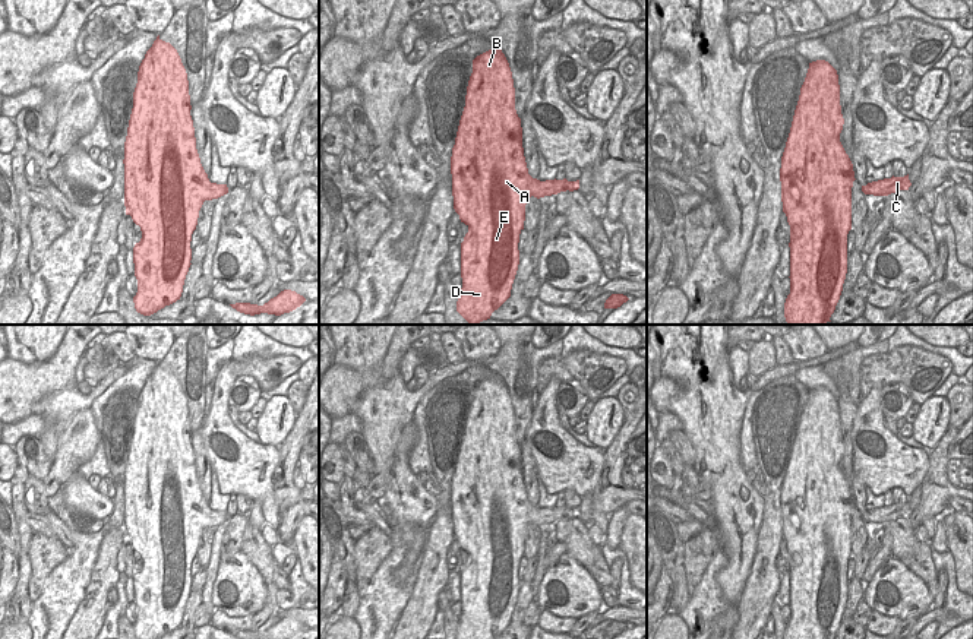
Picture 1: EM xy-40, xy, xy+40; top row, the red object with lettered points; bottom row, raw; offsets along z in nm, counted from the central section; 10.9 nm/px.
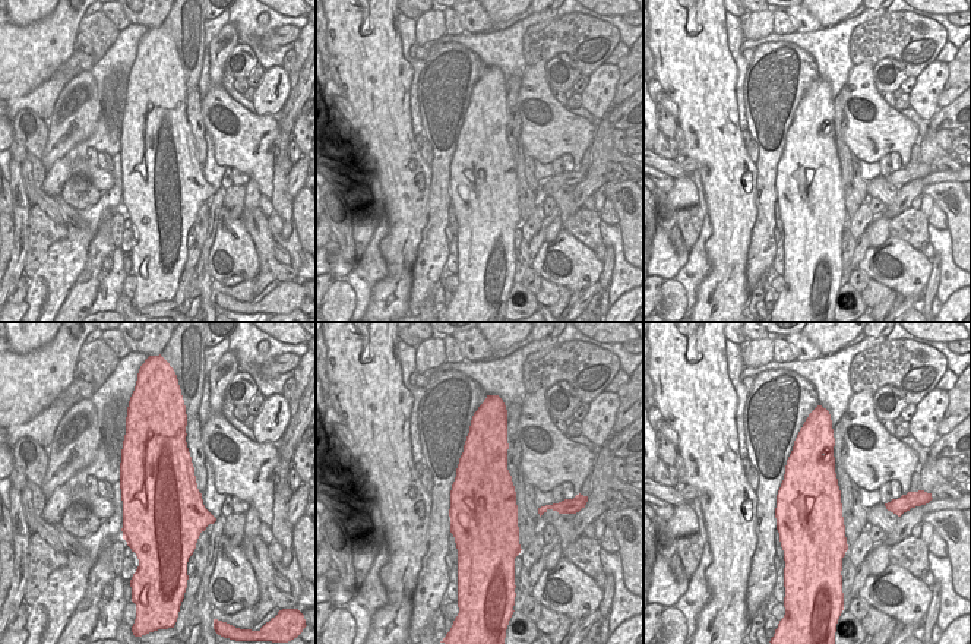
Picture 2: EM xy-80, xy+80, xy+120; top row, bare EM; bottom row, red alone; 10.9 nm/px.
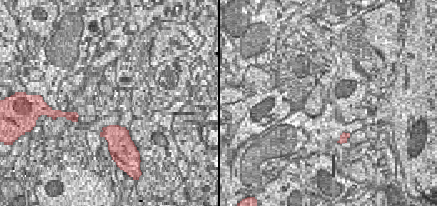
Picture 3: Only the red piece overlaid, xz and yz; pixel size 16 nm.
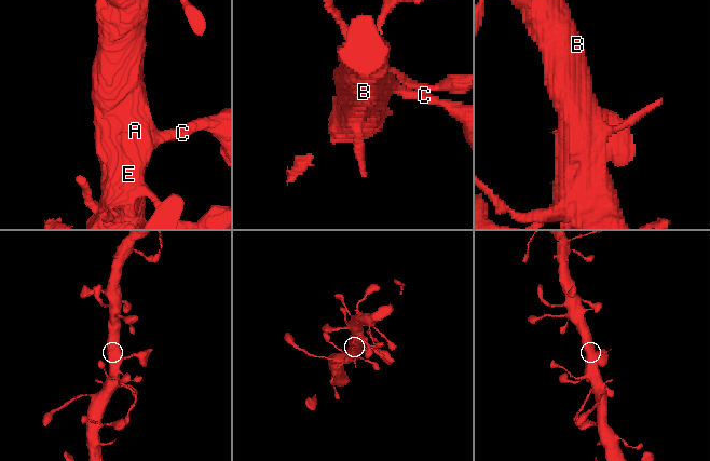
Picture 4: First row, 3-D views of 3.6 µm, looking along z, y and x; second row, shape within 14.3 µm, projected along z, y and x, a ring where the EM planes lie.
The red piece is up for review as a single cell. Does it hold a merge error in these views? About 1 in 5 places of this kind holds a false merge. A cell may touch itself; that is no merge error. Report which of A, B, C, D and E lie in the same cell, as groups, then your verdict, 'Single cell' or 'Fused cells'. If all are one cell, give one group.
Groups: A B C D E. Single cell

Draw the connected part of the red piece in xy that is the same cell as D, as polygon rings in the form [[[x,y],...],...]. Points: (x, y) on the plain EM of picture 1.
[[[497,374],[473,387],[465,434],[452,475],[451,502],[454,537],[468,554],[461,570],[462,616],[457,639],[495,639],[511,624],[519,592],[518,570],[524,557],[527,528],[531,523],[540,526],[579,516],[579,507],[540,509],[528,502],[512,399]]]

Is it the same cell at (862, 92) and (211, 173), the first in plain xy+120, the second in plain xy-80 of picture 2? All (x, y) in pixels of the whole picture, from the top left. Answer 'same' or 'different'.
different

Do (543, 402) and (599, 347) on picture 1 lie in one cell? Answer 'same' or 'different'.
different

